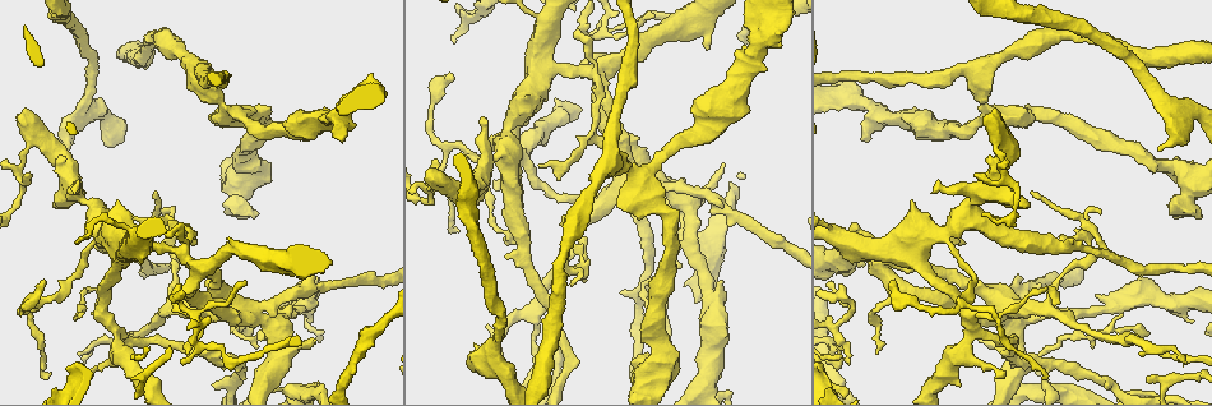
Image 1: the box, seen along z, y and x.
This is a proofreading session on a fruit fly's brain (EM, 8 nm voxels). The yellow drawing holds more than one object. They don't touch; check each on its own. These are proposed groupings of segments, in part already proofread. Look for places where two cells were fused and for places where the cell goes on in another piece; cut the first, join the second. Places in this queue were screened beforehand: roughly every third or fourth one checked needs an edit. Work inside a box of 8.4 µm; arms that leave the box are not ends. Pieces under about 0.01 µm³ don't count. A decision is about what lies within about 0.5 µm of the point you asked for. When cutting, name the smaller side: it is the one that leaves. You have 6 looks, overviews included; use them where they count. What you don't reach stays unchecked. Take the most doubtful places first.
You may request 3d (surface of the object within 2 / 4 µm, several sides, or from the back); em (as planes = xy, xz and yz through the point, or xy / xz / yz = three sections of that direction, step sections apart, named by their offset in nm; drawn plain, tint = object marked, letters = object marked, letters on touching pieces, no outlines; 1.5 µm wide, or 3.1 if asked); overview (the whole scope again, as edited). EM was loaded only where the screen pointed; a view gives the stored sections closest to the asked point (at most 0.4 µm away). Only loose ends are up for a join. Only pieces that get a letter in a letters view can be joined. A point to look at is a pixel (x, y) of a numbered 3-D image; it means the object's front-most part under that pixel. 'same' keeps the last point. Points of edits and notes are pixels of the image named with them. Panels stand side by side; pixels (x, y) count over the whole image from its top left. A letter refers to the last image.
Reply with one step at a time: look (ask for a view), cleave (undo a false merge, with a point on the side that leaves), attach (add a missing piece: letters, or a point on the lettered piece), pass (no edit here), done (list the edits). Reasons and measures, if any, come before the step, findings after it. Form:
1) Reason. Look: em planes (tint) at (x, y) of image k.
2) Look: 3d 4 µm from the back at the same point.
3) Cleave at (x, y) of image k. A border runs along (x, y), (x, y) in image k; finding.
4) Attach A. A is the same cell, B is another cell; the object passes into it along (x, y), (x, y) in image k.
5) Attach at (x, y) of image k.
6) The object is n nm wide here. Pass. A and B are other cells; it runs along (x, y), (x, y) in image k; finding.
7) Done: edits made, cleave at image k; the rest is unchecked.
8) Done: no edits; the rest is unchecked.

Tapers out. Look: em planes (plain) at (453, 76) of image 1.

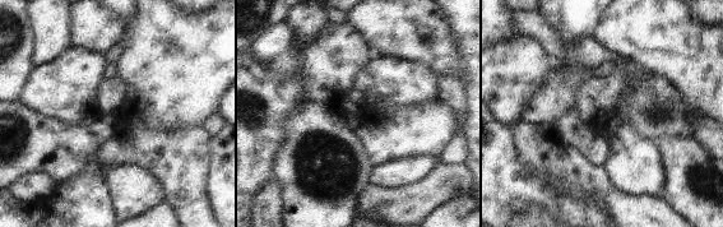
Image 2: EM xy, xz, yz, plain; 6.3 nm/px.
What lies round it. Look: em planes (letters) at the same point.

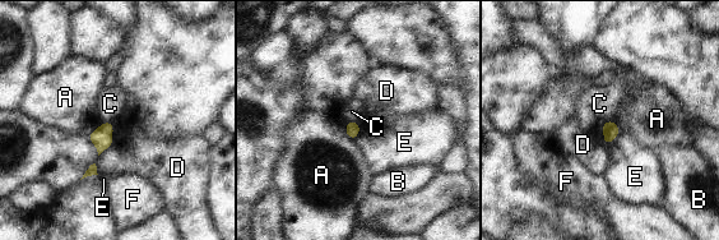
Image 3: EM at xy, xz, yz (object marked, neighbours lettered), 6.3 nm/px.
The longest contact is with E, 170 nm. Pass. A, B, C, D, E and F are other cells; a border runs along (112, 121), (101, 124) in image 3; no lettered piece goes on from it.

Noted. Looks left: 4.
Abrupt turn. Look: 3d 2 µm at (1084, 226) of image 1.

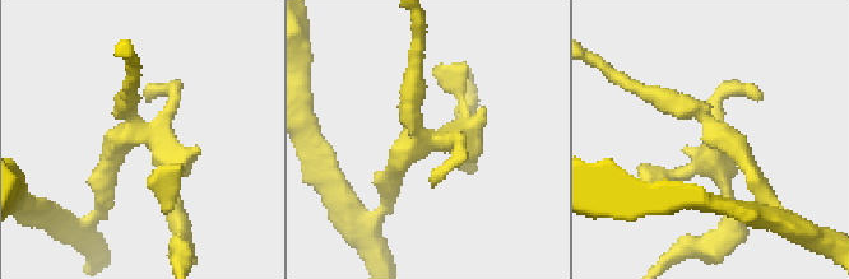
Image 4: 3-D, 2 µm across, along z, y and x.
Look: em planes (letters) at (123, 136) of image 4.

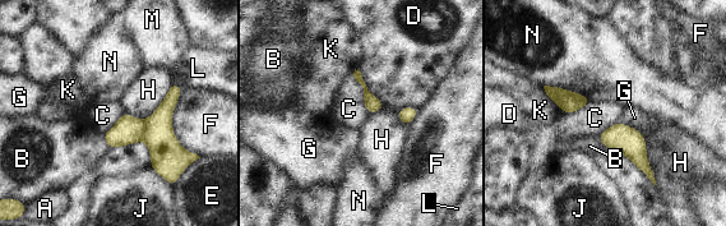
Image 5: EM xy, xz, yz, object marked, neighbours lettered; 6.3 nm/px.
The object is 30 nm wide here; the longest contact is with F, 440 nm. Pass. A, B, C, D, E, F, G, H, J, K, L, M and N are other cells; continuous, no second cell.

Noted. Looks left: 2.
Done: no edits; the rest is unchecked.

